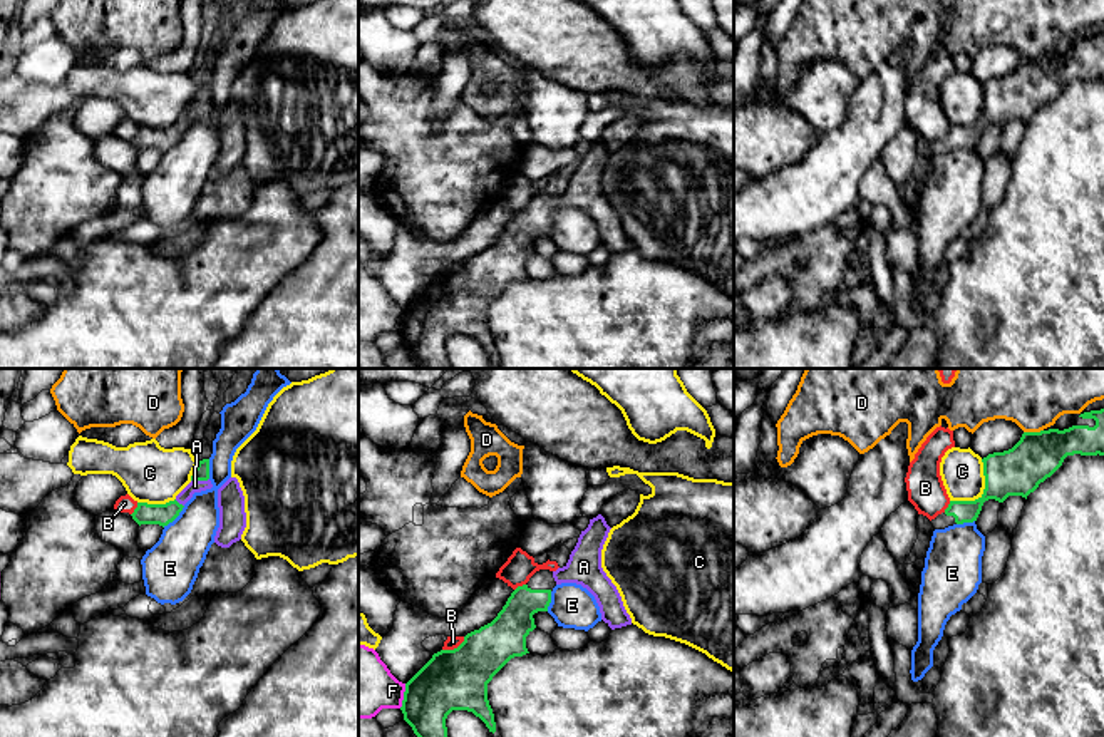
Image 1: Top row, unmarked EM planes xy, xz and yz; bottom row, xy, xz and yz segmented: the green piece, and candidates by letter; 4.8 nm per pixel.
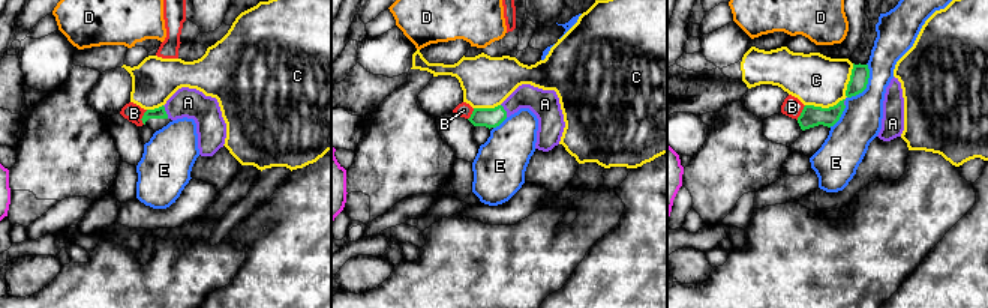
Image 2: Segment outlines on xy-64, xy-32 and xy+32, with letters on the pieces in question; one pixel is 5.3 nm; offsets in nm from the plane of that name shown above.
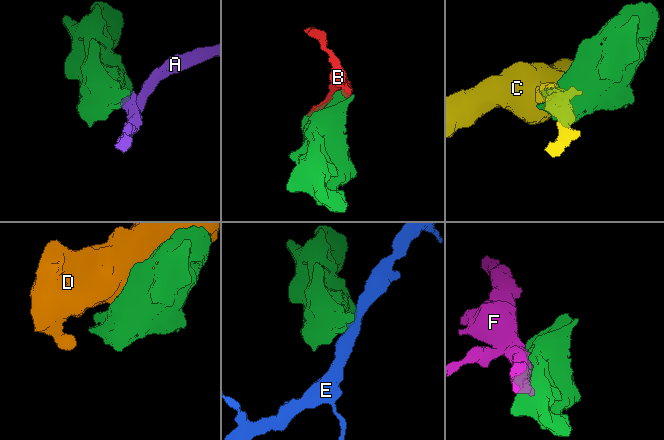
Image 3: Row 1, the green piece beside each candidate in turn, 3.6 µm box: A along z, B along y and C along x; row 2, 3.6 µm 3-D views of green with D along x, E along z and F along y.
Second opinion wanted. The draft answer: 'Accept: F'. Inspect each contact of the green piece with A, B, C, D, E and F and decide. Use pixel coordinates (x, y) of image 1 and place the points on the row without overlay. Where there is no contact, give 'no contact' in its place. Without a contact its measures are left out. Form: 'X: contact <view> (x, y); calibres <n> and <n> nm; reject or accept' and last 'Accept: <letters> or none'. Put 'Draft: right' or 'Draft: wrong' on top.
Draft: wrong
A: contact xy (200, 104); calibres 80 and 60 nm; accept
B: contact xz (454, 273); calibres 300 and 60 nm; reject
C: contact yz (984, 118); calibres 240 and 200 nm; reject
D: contact yz (1032, 57); calibres 240 and 280 nm; reject
E: contact xy (175, 143); calibres 100 and 280 nm; reject
F: contact xz (404, 320); calibres 280 and 320 nm; reject
Accept: A

